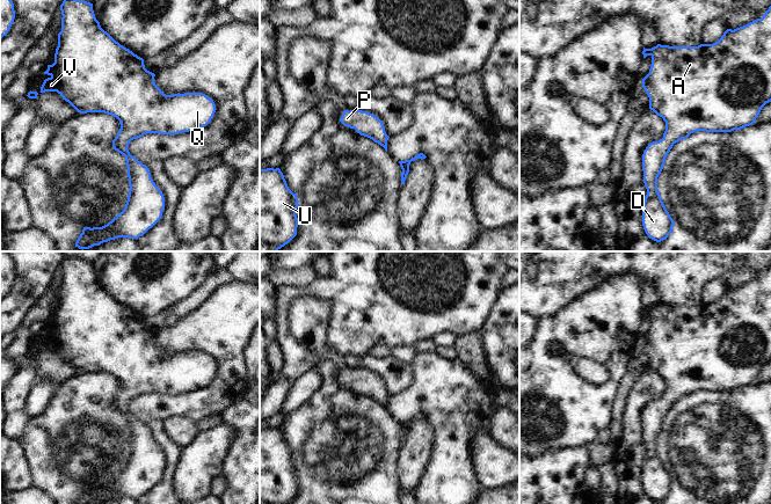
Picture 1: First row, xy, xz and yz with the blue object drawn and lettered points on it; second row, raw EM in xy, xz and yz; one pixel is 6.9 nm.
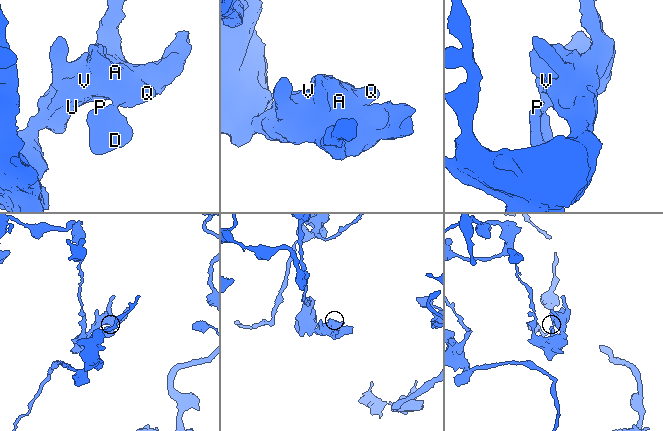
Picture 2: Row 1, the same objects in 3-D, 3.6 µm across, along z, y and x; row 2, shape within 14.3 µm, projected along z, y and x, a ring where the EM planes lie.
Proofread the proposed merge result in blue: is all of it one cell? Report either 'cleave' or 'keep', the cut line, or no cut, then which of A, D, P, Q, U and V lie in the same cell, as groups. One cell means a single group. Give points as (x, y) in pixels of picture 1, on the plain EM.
keep; cut none; groups A D P Q U V

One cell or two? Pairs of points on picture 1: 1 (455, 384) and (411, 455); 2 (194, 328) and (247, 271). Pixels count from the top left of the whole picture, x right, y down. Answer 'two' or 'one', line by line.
1: two
2: two

